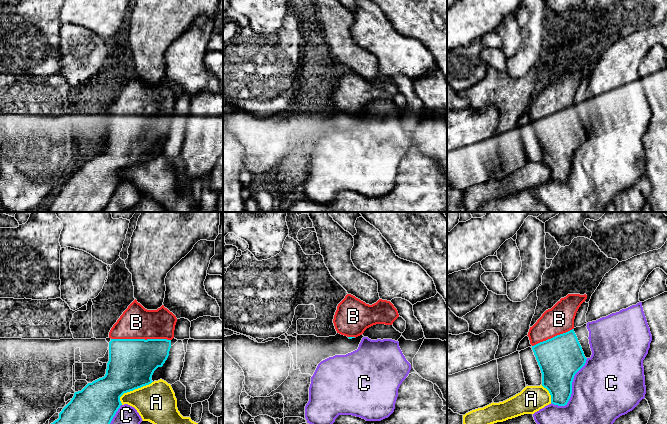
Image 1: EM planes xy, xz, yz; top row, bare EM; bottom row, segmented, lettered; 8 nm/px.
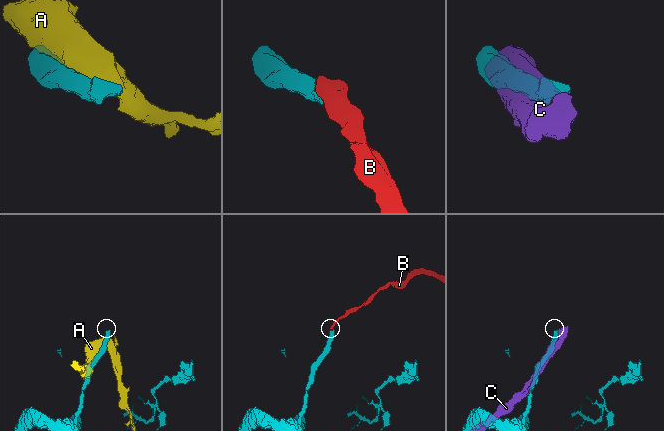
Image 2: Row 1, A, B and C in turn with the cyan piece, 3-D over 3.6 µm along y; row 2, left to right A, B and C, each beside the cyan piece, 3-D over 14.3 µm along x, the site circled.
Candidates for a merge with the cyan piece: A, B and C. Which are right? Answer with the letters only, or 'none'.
B

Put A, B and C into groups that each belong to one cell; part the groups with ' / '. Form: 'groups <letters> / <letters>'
groups A / B / C

